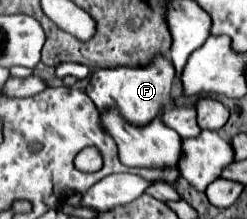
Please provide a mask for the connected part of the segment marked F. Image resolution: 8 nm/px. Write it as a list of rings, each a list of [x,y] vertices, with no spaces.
[[[157,54],[147,66],[137,66],[137,68],[117,66],[107,70],[95,70],[87,84],[87,96],[95,102],[99,110],[117,106],[123,112],[125,120],[129,120],[131,124],[143,126],[143,124],[149,124],[167,106],[173,106],[173,98],[171,98],[173,78],[175,78],[173,62],[167,56]]]

